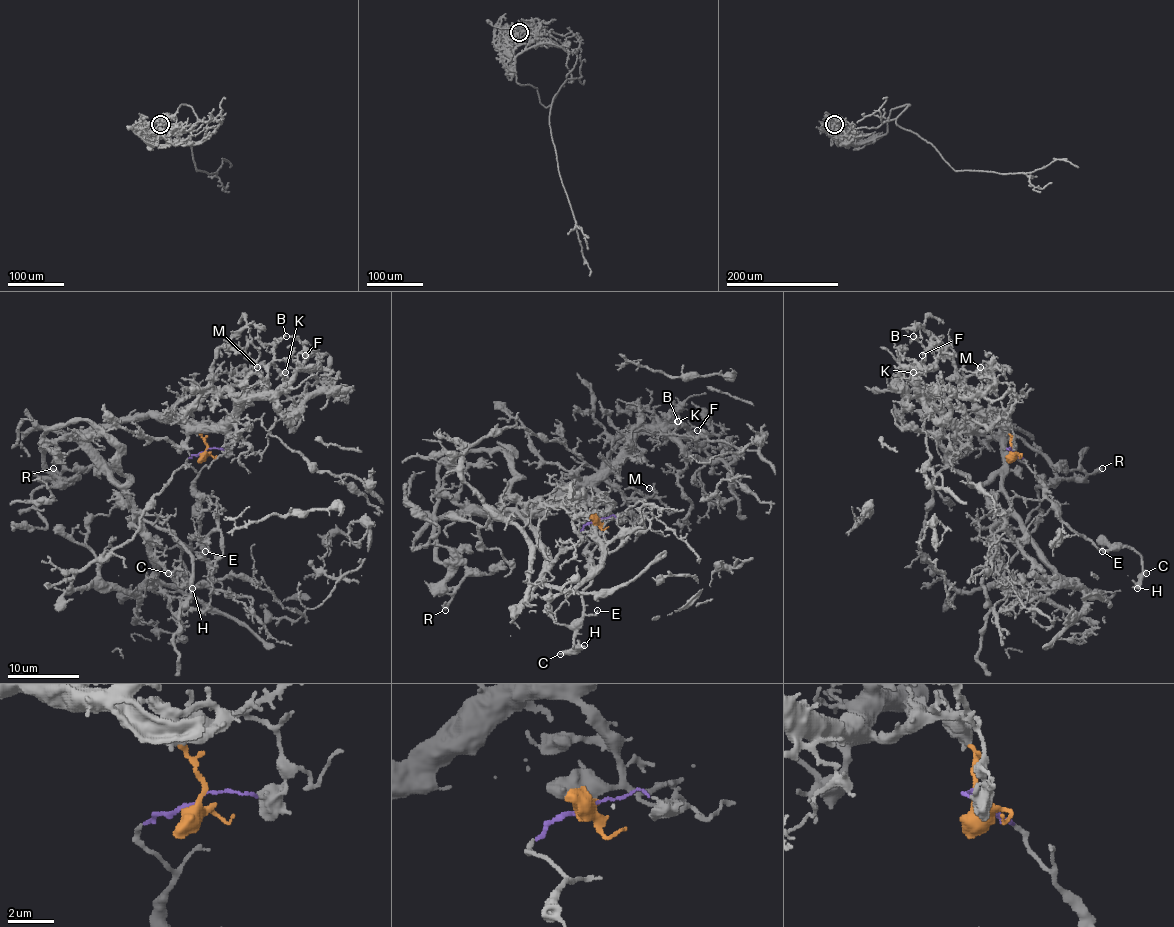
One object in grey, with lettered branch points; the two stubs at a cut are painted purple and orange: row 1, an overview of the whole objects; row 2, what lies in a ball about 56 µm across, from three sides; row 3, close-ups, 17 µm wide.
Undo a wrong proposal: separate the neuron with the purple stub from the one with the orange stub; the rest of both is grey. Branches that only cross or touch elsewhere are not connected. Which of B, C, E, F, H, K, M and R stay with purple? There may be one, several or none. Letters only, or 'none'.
C, E, H

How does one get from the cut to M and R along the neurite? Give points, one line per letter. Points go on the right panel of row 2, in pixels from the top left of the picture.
M: (1012, 452), (1003, 425), (978, 429), (978, 404), (966, 380), (975, 373), (984, 375), (989, 366), (980, 368)
R: (1012, 452), (1003, 425), (978, 429), (998, 416), (996, 438), (950, 427), (1021, 438), (1061, 479), (1102, 468)

